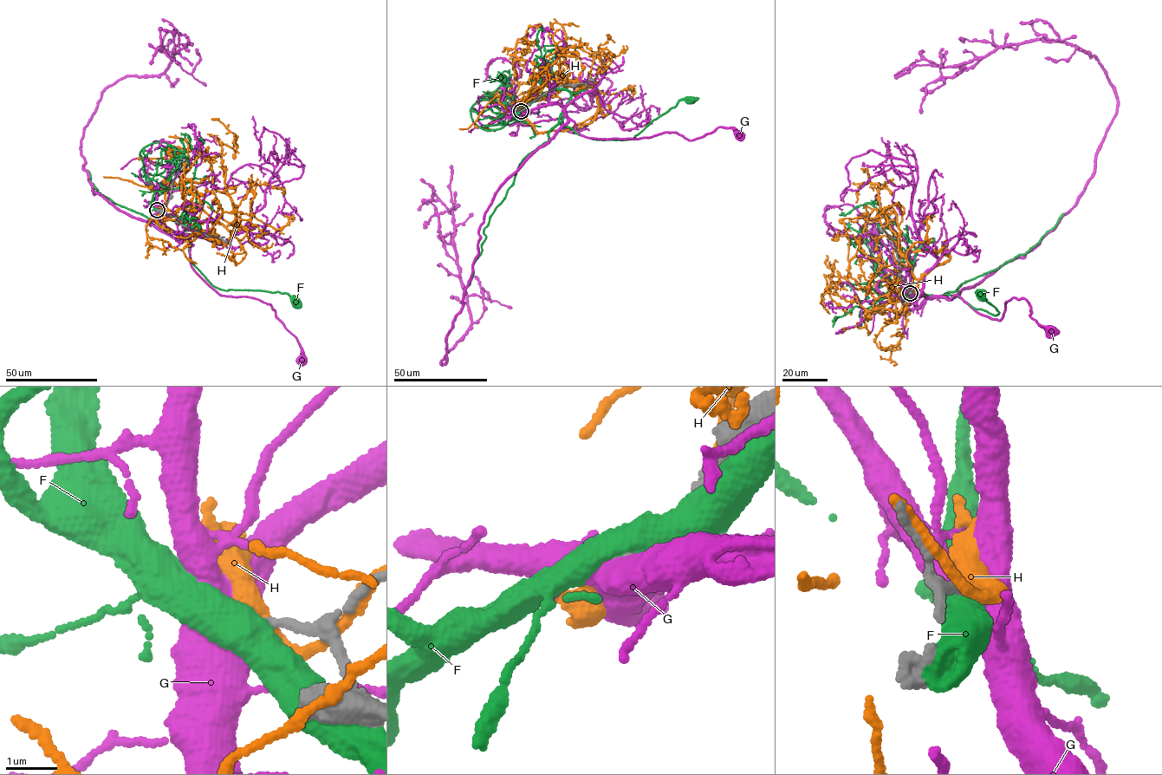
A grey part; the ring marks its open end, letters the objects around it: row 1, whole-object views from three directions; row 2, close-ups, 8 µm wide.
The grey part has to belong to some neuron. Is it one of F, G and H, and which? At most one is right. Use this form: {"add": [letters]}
{"add": []}

